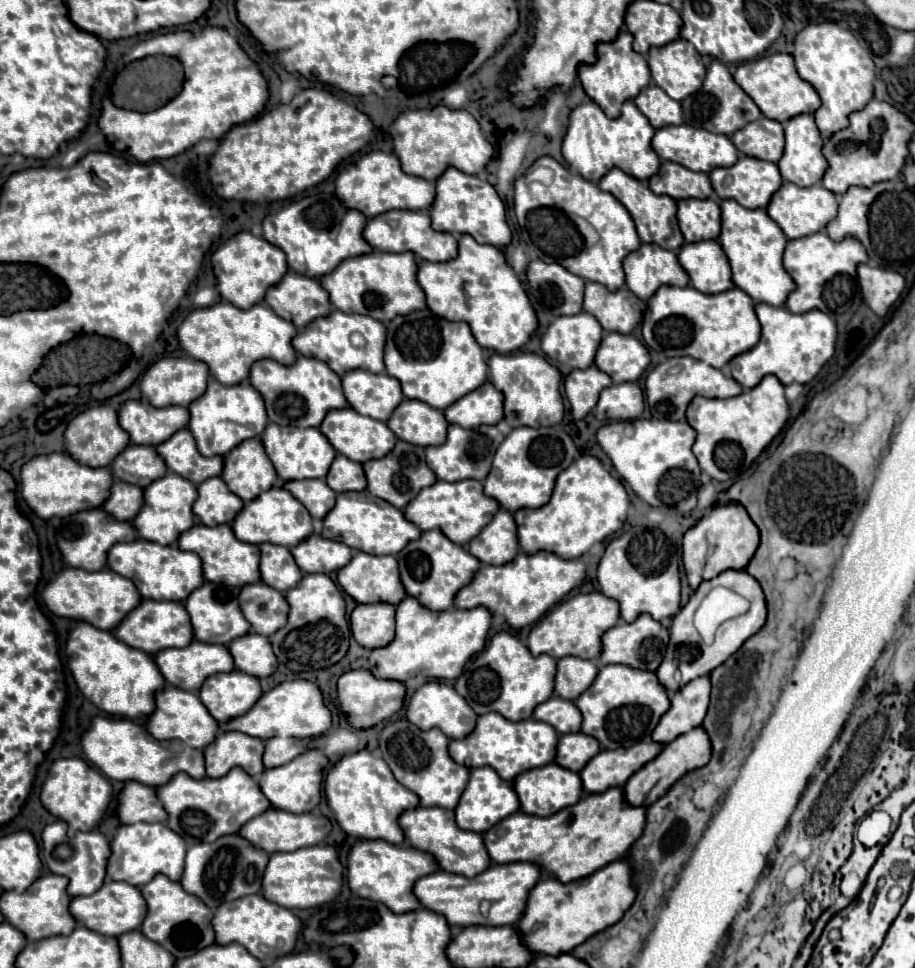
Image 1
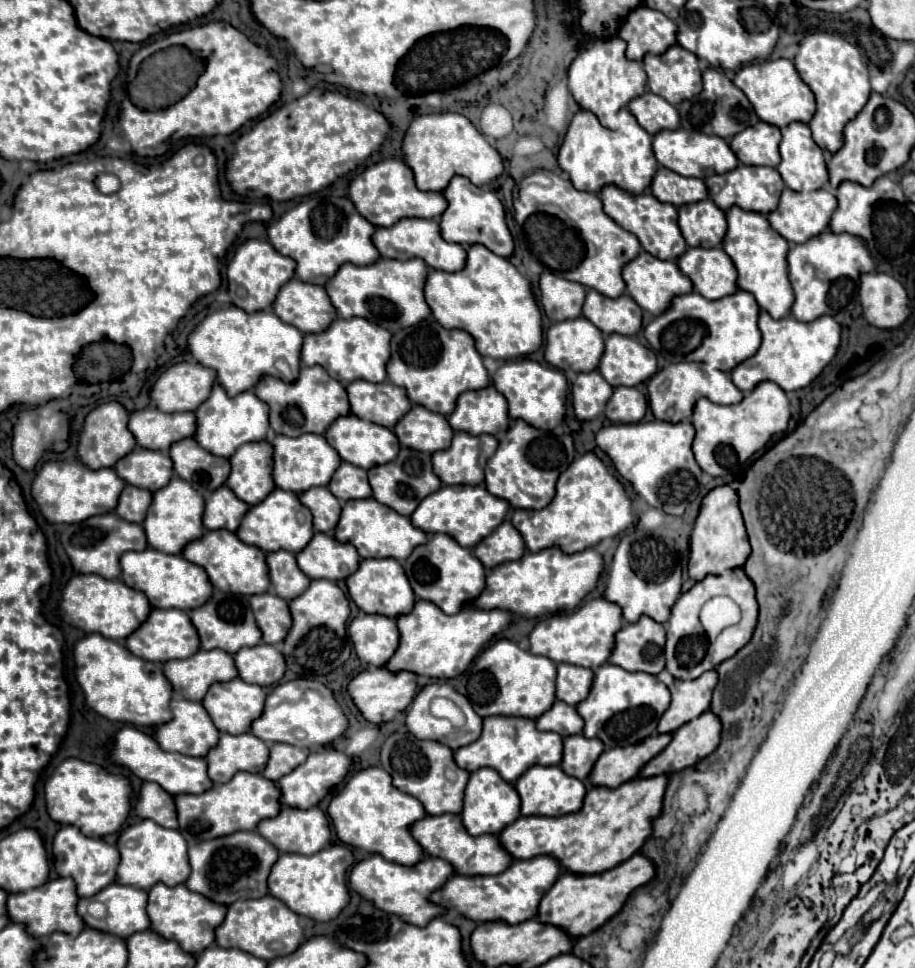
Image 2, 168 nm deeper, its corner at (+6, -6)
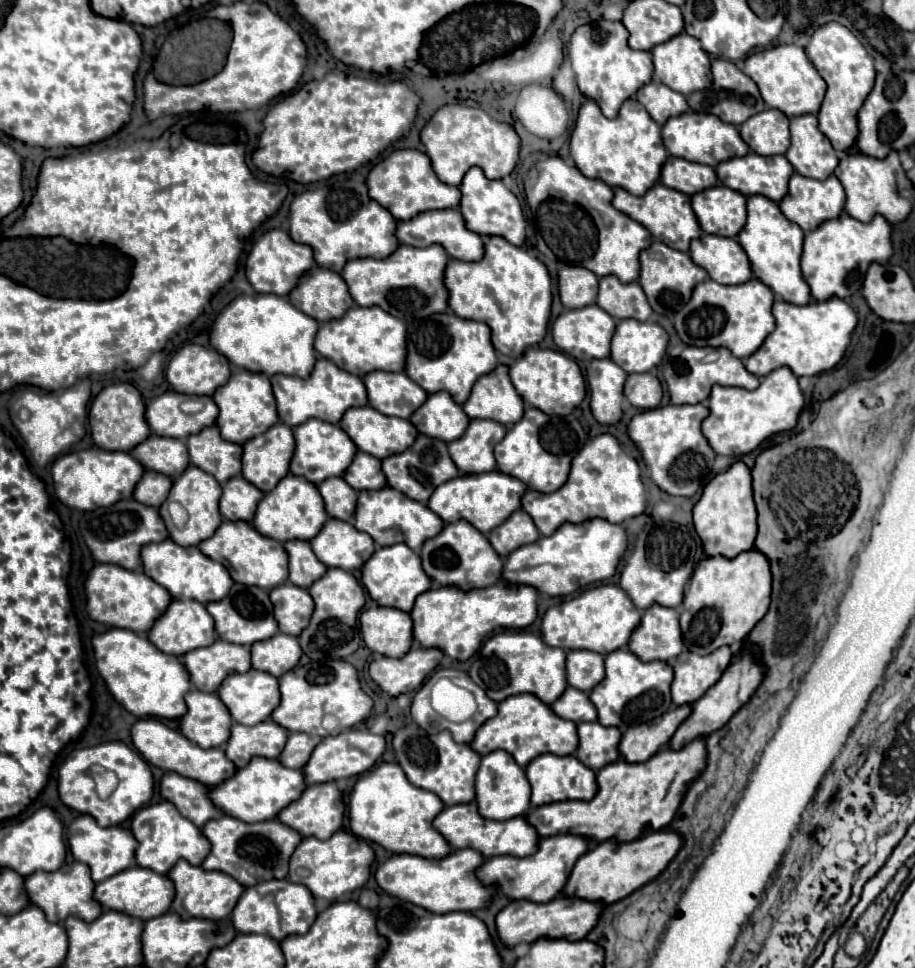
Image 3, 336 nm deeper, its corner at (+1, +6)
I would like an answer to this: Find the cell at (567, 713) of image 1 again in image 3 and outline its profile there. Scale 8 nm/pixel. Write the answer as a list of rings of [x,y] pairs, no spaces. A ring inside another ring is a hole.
[[[568,687],[562,693],[562,697],[558,697],[550,707],[558,717],[570,719],[574,723],[596,721],[596,709],[594,709],[592,701],[588,699],[588,693],[574,689],[574,687]]]

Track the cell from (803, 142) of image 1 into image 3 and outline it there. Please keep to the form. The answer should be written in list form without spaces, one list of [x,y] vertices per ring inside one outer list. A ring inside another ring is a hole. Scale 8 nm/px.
[[[798,115],[790,119],[792,145],[786,159],[792,167],[812,179],[826,179],[838,167],[838,157],[830,141],[820,133],[816,115]]]

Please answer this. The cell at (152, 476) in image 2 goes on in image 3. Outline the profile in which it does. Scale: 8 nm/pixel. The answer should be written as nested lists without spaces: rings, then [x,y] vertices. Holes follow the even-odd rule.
[[[150,435],[146,441],[136,445],[132,457],[146,469],[168,477],[178,477],[178,473],[182,473],[190,463],[184,441],[158,435]]]

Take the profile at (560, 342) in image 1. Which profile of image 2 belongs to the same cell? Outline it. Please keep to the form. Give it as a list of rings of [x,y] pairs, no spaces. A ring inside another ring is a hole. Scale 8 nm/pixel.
[[[585,317],[553,323],[549,327],[549,331],[547,331],[545,359],[547,359],[547,363],[551,363],[553,367],[557,367],[561,371],[575,371],[575,373],[595,371],[603,351],[605,351],[603,333],[589,319],[585,319]]]

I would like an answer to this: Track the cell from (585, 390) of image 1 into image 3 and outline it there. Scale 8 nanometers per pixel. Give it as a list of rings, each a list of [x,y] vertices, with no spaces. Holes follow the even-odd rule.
[[[610,357],[594,359],[586,369],[586,381],[590,387],[590,409],[596,421],[606,425],[616,423],[622,415],[626,373]]]

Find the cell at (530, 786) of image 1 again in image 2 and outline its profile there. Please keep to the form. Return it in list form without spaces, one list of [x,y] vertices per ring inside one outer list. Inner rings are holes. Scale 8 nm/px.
[[[535,765],[527,769],[515,783],[515,789],[521,797],[521,815],[547,815],[547,817],[557,817],[557,815],[567,815],[567,813],[577,813],[583,805],[585,797],[585,785],[583,781],[569,777],[567,773],[561,773],[561,767],[543,767]]]

